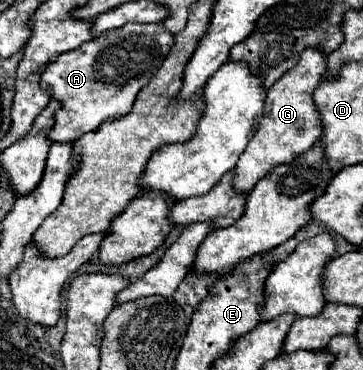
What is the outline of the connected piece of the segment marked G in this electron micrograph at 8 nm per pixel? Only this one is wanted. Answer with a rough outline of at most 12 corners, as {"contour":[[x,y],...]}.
{"contour":[[307,47],[269,87],[265,115],[235,167],[249,193],[321,137],[313,91],[327,71]]}

